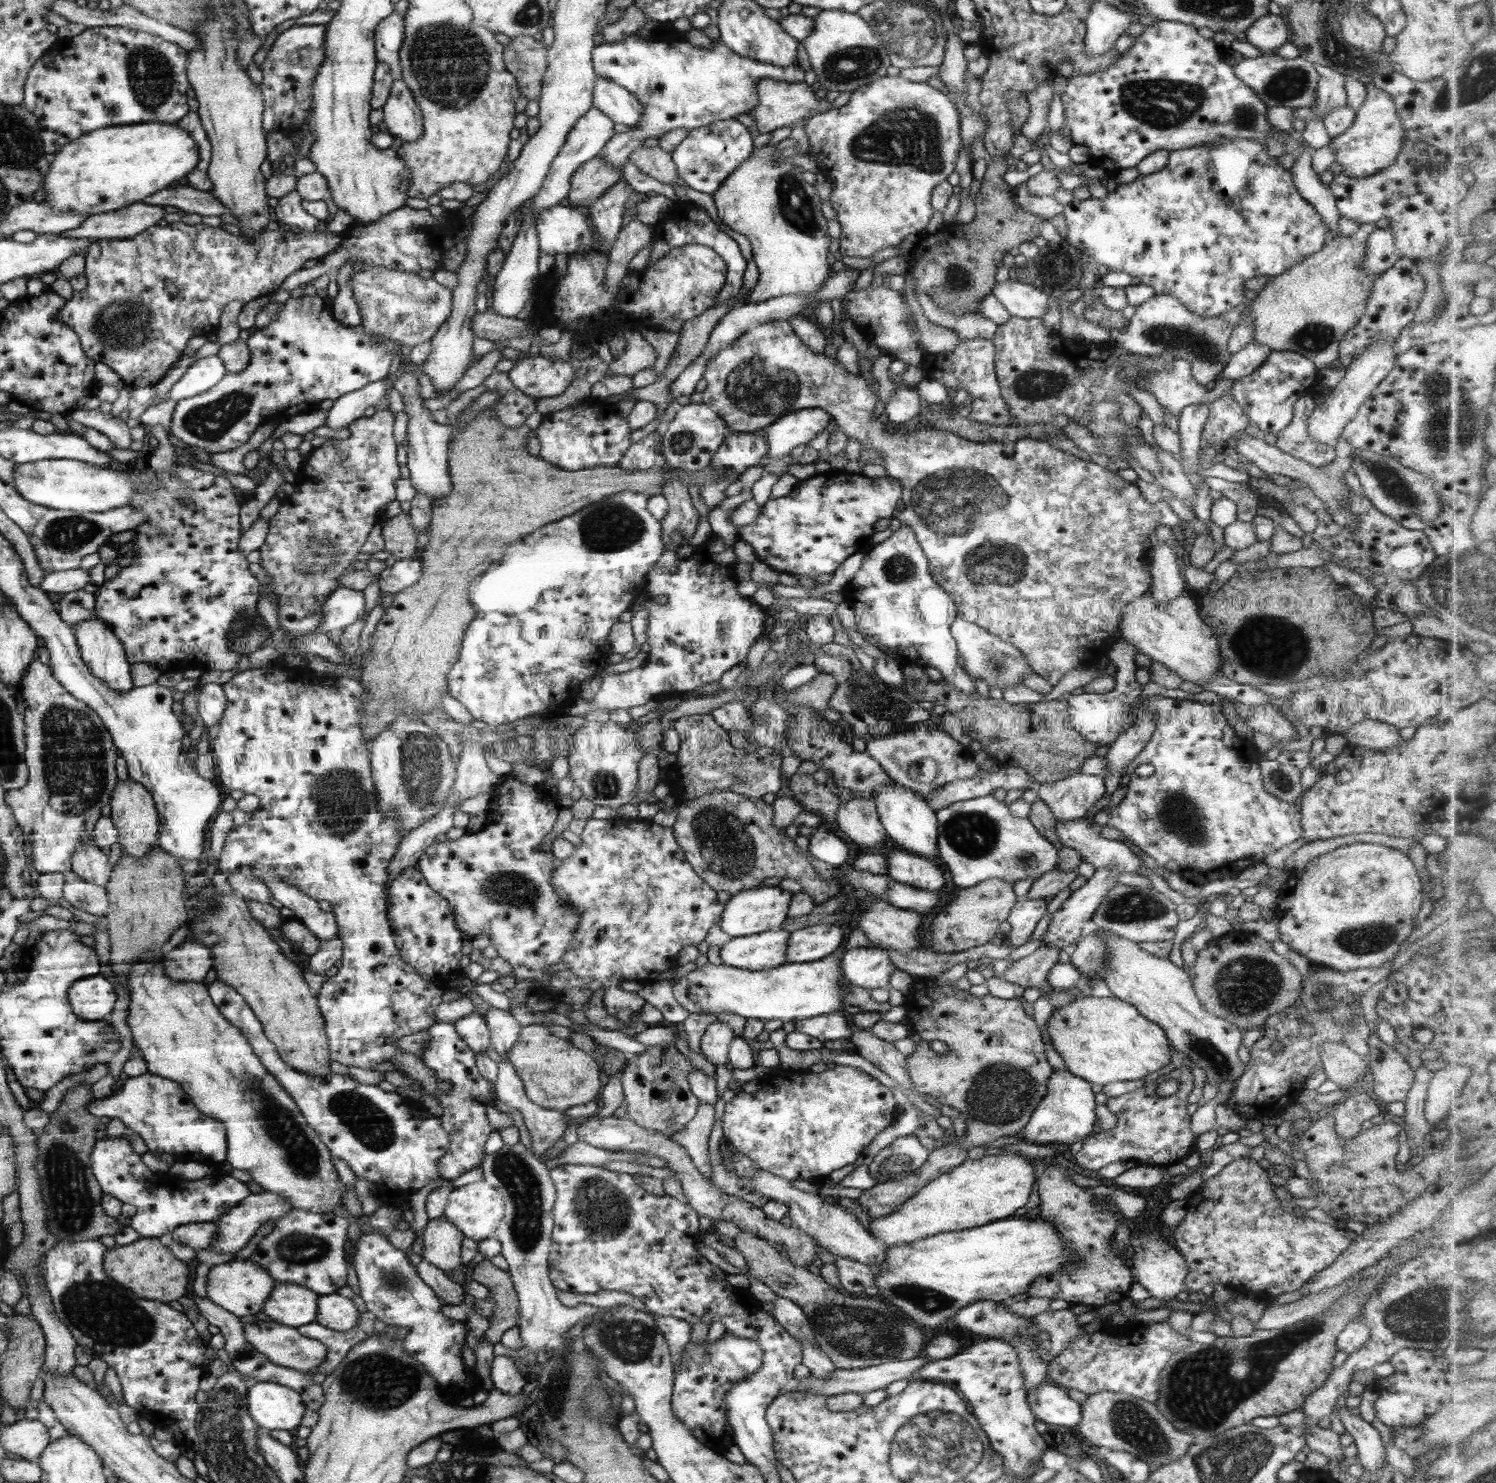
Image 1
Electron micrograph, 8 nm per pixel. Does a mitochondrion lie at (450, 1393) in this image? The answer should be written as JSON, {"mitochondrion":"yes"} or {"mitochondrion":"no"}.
{"mitochondrion":"no"}

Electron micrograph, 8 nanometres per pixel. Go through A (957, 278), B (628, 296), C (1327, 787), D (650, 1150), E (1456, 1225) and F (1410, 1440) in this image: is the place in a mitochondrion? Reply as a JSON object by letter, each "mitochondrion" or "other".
{"A":"mitochondrion","B":"other","C":"other","D":"other","E":"other","F":"other"}

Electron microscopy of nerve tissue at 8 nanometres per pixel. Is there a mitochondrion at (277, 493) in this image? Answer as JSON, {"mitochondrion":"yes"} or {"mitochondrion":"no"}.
{"mitochondrion":"no"}

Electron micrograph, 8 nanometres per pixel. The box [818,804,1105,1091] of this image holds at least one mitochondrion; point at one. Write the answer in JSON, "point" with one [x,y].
{"point":[974,834]}

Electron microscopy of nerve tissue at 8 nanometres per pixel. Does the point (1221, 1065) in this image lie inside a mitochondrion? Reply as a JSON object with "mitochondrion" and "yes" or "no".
{"mitochondrion":"yes"}

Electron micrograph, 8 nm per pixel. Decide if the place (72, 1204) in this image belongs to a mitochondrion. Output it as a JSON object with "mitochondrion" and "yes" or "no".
{"mitochondrion":"yes"}

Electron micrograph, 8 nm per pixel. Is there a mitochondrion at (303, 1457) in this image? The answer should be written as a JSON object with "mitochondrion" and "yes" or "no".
{"mitochondrion":"no"}

